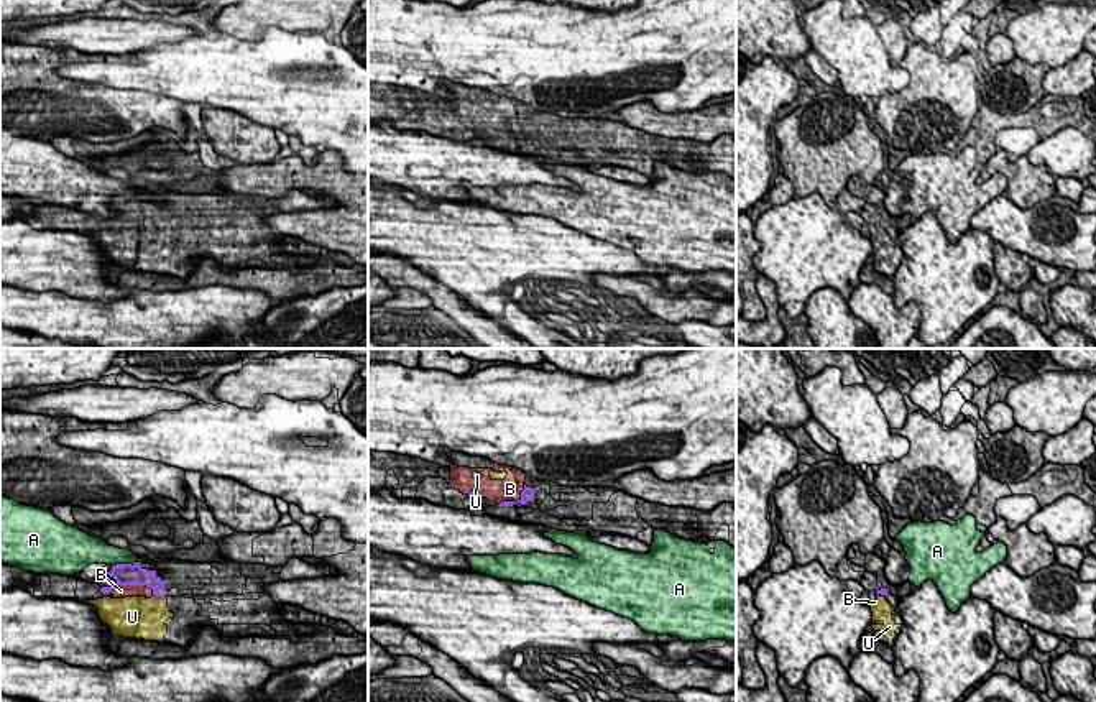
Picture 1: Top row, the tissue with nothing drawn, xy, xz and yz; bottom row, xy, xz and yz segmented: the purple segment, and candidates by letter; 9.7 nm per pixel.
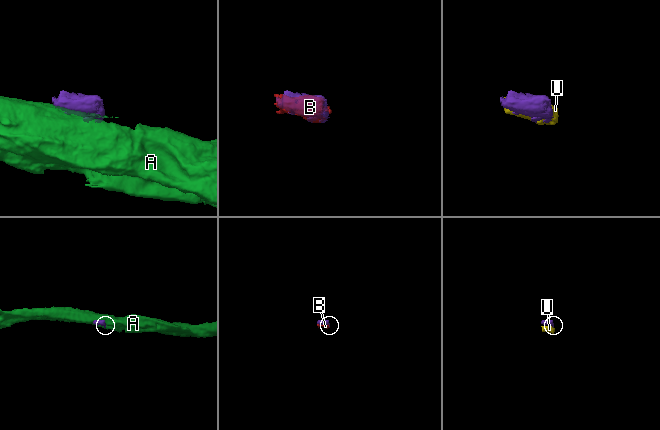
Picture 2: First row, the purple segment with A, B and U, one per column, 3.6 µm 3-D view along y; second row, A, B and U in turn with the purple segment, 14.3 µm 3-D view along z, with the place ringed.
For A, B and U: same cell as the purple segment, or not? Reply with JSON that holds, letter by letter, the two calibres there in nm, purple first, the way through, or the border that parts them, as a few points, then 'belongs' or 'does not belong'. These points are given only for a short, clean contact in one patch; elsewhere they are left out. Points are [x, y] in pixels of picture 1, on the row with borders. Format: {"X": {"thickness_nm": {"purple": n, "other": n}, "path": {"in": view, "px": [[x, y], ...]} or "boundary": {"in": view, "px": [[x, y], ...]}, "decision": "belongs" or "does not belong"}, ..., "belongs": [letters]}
{"A": {"thickness_nm": {"purple": 220, "other": 190}, "decision": "does not belong"}, "B": {"thickness_nm": {"purple": 220, "other": 130}, "decision": "belongs"}, "U": {"thickness_nm": {"purple": 160, "other": 360}, "decision": "belongs"}, "belongs": ["B", "U"]}

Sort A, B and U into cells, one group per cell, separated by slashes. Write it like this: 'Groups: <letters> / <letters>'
Groups: A / B U

